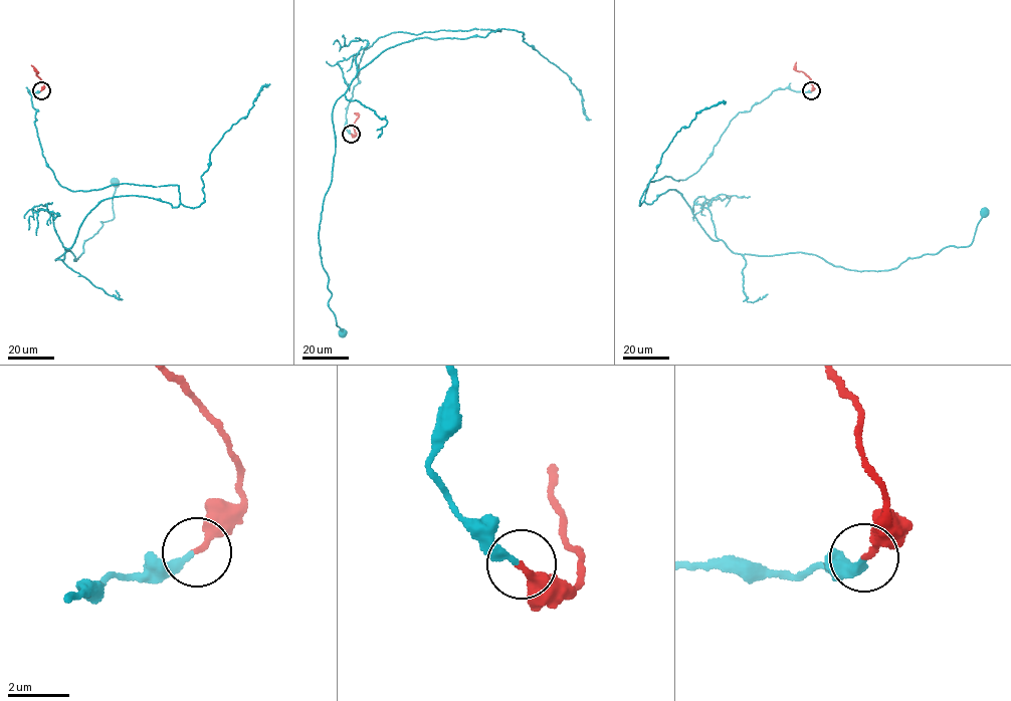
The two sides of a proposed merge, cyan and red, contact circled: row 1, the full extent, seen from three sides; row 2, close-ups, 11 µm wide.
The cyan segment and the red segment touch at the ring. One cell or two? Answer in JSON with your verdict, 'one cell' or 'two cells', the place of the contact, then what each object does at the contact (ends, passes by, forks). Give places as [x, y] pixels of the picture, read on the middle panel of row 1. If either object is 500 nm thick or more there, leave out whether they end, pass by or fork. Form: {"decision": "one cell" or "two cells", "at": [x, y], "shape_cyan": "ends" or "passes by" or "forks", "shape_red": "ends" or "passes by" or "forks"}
{"decision": "one cell", "at": [351, 134], "shape_cyan": "ends", "shape_red": "ends"}

